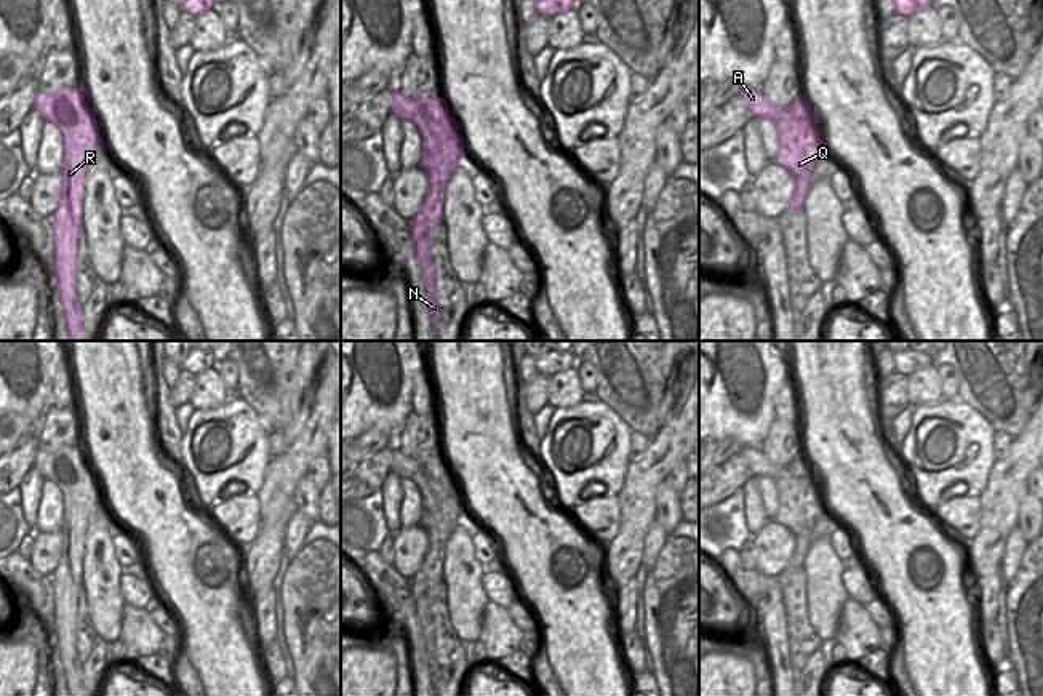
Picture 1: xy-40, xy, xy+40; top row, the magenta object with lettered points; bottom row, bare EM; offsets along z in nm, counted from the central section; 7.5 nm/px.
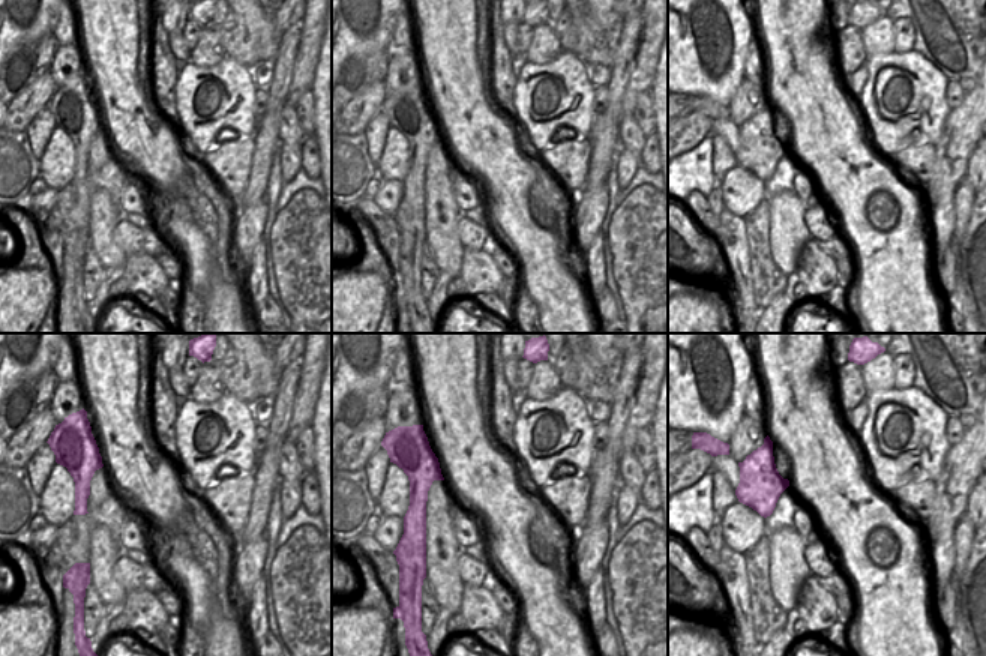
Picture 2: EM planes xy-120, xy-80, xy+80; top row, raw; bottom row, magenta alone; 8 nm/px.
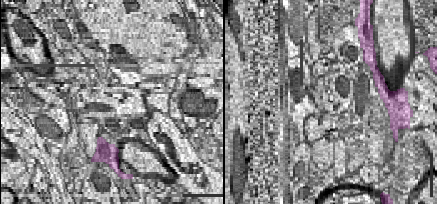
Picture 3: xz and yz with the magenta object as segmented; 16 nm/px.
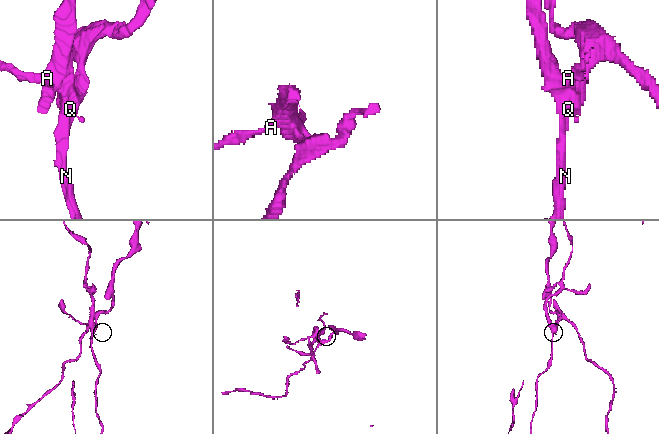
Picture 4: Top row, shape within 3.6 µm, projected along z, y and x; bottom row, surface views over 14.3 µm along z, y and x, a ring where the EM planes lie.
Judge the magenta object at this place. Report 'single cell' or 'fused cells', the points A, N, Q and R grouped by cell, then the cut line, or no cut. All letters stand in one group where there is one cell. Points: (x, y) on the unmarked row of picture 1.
fused cells; groups A N R / Q; cut xy (440, 456), (440, 469), (447, 487), (458, 498)

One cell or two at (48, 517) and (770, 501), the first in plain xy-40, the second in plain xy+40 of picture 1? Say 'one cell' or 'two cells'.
one cell

